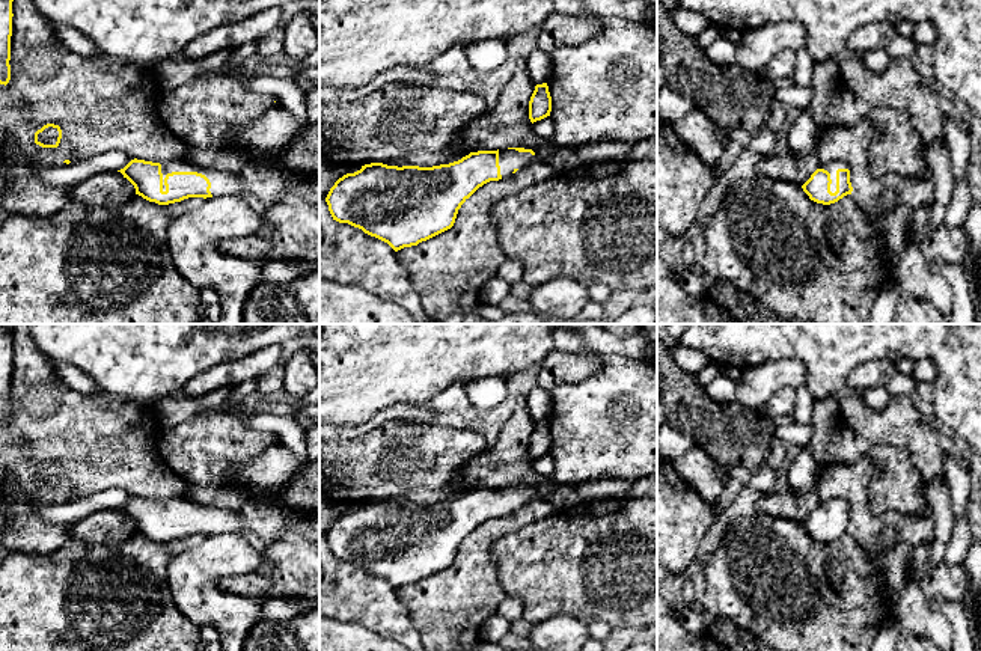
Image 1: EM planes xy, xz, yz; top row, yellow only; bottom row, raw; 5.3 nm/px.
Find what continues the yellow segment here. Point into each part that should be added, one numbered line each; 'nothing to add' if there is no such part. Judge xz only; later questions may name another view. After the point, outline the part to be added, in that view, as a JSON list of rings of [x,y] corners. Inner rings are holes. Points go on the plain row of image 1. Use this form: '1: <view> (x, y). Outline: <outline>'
1: xz (508, 496). Outline: [[[499,487],[499,503],[502,515],[512,512],[515,506],[536,500],[539,496],[530,490],[518,490],[515,487]]]

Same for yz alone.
1: yz (832, 504). Outline: [[[830,499],[830,500],[824,500],[820,503],[820,506],[824,506],[830,511],[830,529],[835,530],[836,529],[836,508],[838,506],[847,506],[847,502],[842,499]]]

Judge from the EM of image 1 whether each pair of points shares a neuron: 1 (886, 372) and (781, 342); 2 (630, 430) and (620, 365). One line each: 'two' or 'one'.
1: two
2: one

